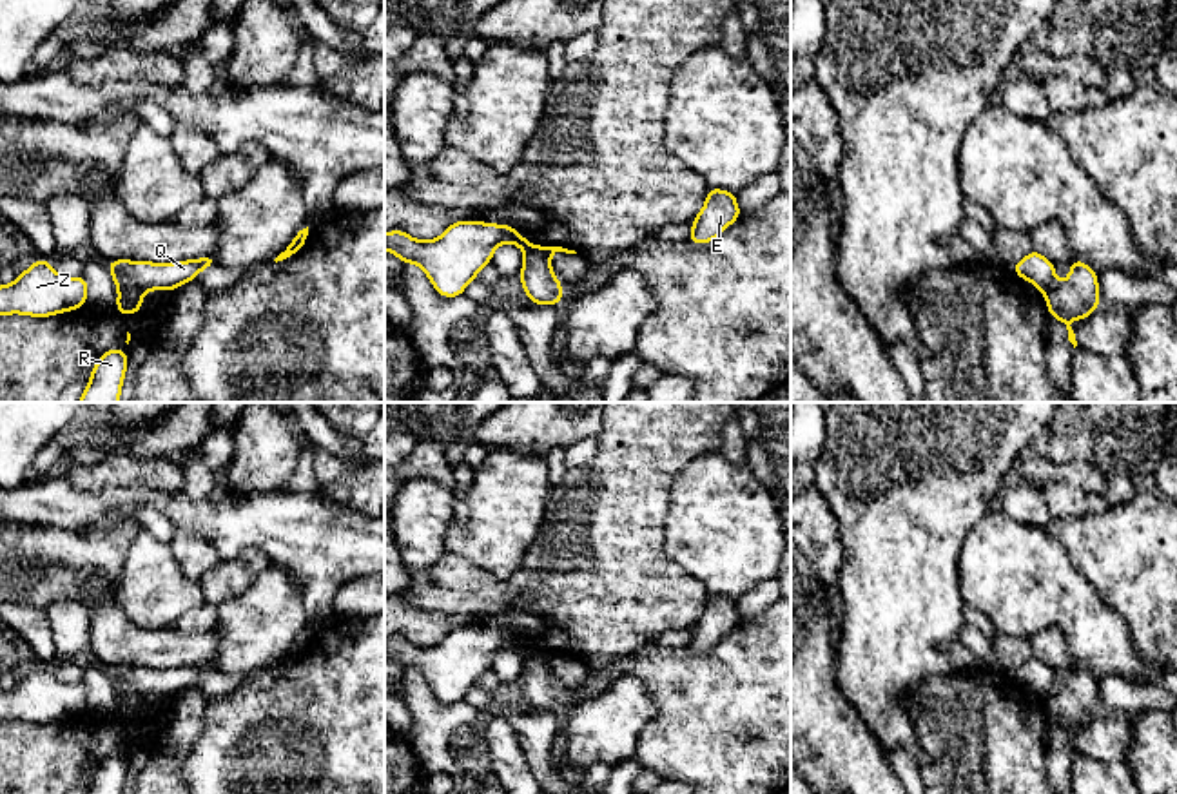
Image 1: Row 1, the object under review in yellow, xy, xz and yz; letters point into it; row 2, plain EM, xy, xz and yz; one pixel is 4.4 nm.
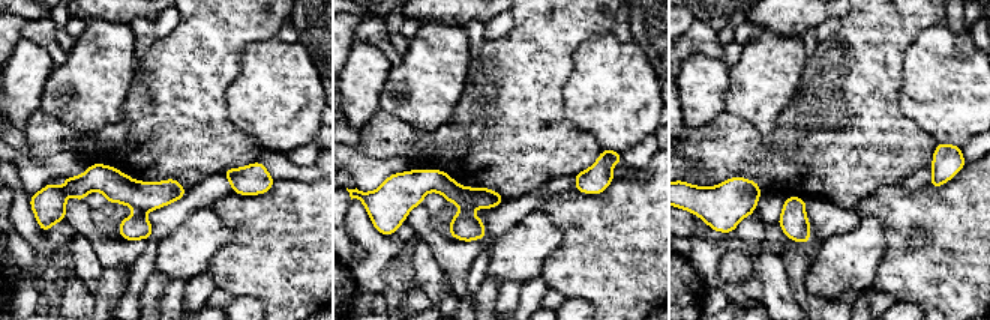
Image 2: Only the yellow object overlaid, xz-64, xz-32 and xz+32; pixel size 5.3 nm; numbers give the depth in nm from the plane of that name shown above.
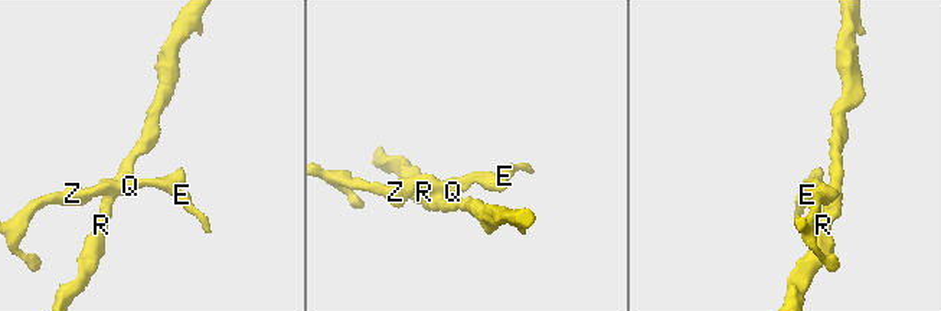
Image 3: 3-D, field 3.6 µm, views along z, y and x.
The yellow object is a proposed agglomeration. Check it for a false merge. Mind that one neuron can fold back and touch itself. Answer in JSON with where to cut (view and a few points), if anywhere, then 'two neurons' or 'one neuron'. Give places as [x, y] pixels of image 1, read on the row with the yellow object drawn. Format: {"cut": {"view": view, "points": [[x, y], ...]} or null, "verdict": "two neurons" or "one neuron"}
{"cut": {"view": "xy", "points": [[118, 289], [138, 289], [142, 292]]}, "verdict": "two neurons"}

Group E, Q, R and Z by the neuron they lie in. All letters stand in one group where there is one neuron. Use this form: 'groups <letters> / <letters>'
groups E Q Z / R

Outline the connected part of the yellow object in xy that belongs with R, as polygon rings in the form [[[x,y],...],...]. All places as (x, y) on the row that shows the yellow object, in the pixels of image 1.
[[[122,348],[105,352],[94,364],[89,384],[78,402],[120,402],[127,359]]]

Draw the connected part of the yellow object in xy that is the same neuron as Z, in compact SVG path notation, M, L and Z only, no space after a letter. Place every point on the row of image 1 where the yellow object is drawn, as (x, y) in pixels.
M47 259L33 263L13 285L0 285L0 315L47 317L85 305L87 281L62 277Z

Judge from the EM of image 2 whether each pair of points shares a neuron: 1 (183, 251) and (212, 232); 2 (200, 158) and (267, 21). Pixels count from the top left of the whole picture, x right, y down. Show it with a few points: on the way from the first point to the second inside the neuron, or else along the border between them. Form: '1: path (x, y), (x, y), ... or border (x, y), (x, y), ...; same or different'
1: path (191, 247), (204, 233); same
2: path (200, 120), (200, 77), (230, 47); same

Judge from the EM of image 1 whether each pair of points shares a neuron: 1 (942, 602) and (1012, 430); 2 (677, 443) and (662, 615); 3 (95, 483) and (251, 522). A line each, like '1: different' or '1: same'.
1: same
2: same
3: different

